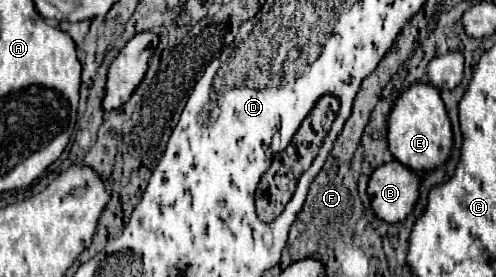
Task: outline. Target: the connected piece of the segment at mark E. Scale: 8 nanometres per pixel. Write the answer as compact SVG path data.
M416 83L404 89L388 113L388 149L396 161L412 171L434 169L442 165L452 147L452 127L440 93L430 83Z

